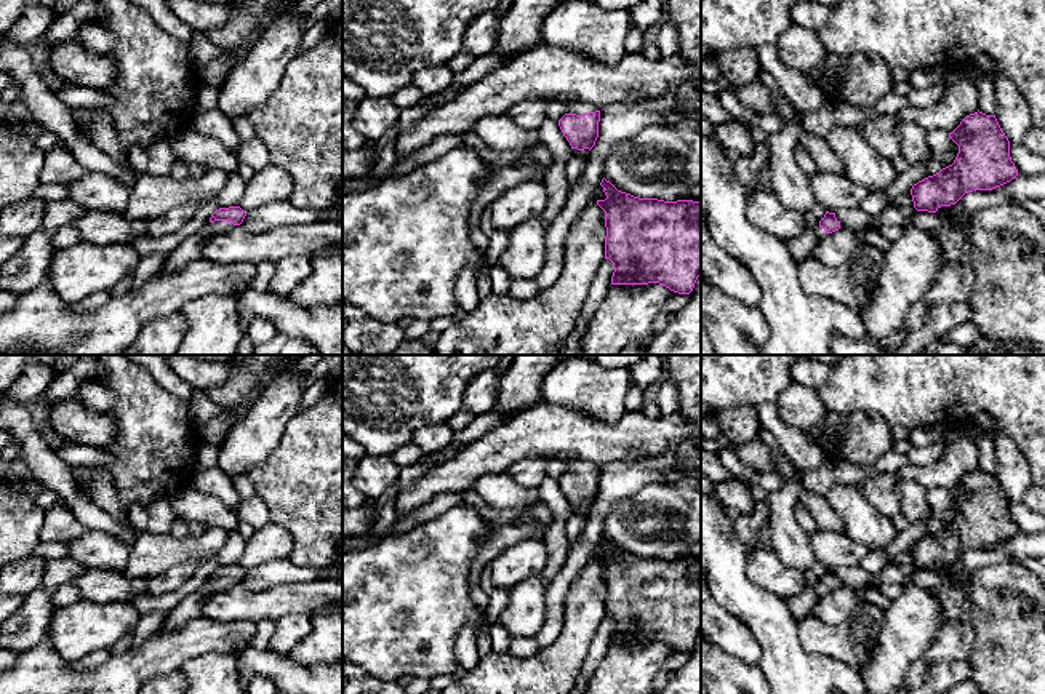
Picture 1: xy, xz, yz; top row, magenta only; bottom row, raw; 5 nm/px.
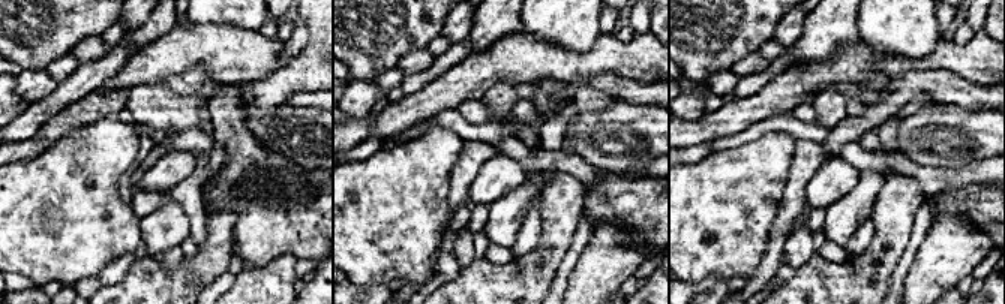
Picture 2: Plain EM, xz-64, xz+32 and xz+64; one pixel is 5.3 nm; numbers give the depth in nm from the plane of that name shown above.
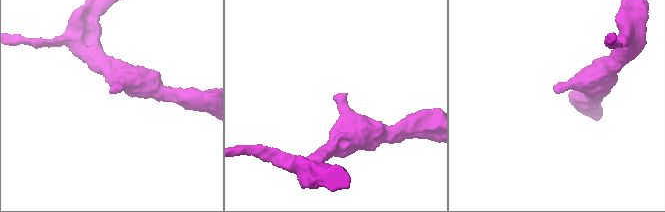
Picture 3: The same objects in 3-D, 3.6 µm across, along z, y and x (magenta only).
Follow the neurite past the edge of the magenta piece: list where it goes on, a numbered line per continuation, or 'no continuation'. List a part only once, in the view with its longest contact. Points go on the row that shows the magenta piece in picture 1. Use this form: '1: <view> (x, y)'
1: xz (573, 107)

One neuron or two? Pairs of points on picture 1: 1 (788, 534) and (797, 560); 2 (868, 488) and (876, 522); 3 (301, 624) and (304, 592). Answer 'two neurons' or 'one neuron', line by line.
1: one neuron
2: two neurons
3: two neurons

